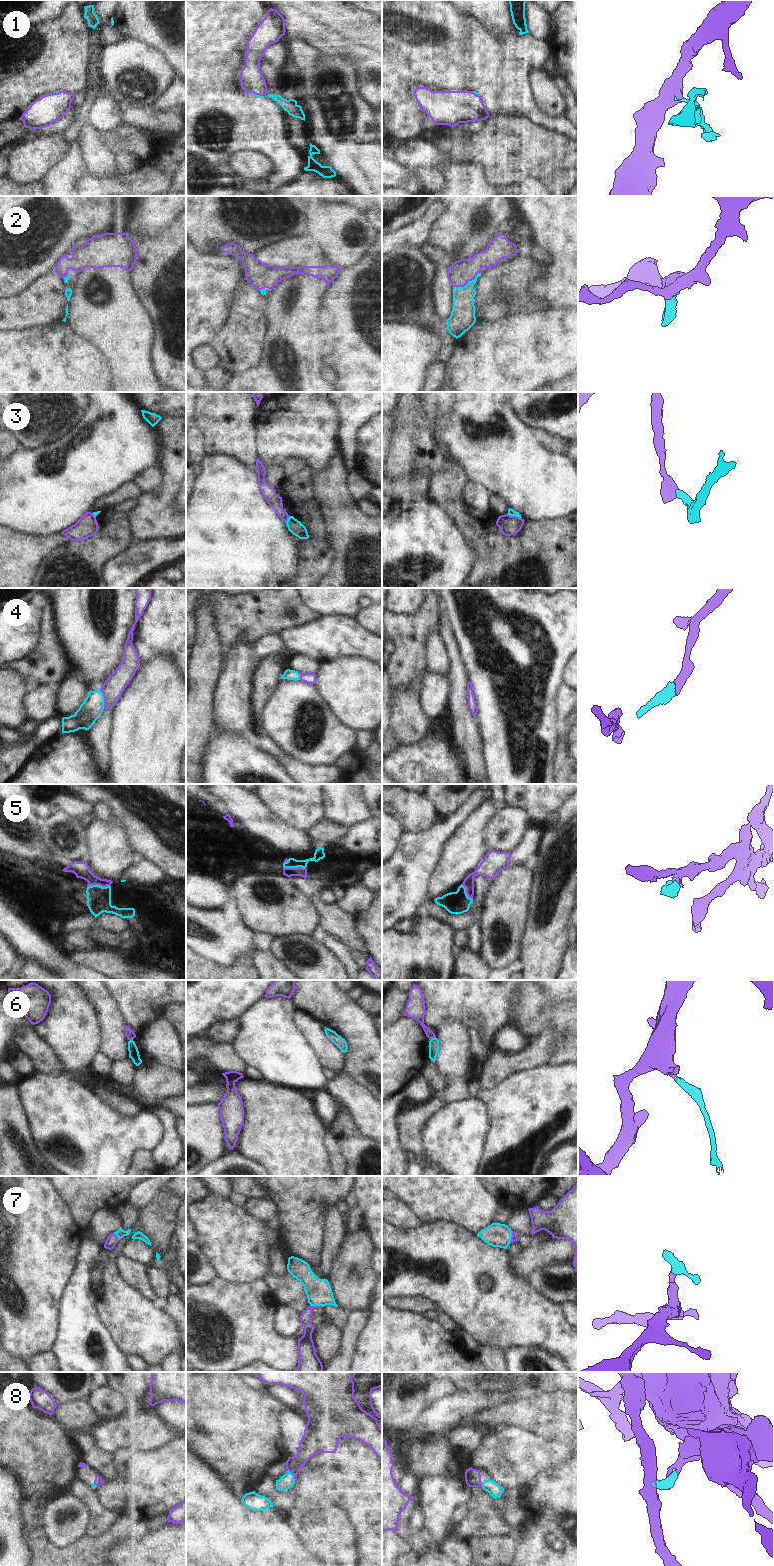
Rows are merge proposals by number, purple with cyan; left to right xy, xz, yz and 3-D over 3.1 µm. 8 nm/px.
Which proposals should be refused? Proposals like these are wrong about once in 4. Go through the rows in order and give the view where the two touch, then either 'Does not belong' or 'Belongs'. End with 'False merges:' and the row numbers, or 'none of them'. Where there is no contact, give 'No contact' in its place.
1: Touches purple in xz. Belongs
2: Touches purple in yz. Belongs
3: Touches purple in yz. Does not belong
4: Touches purple in xy. Belongs
5: Touches purple in xy. Does not belong
6: Touches purple in yz. Does not belong
7: Touches purple in yz. Belongs
8: Touches purple in xz. Belongs
False merges: 3, 5, 6

